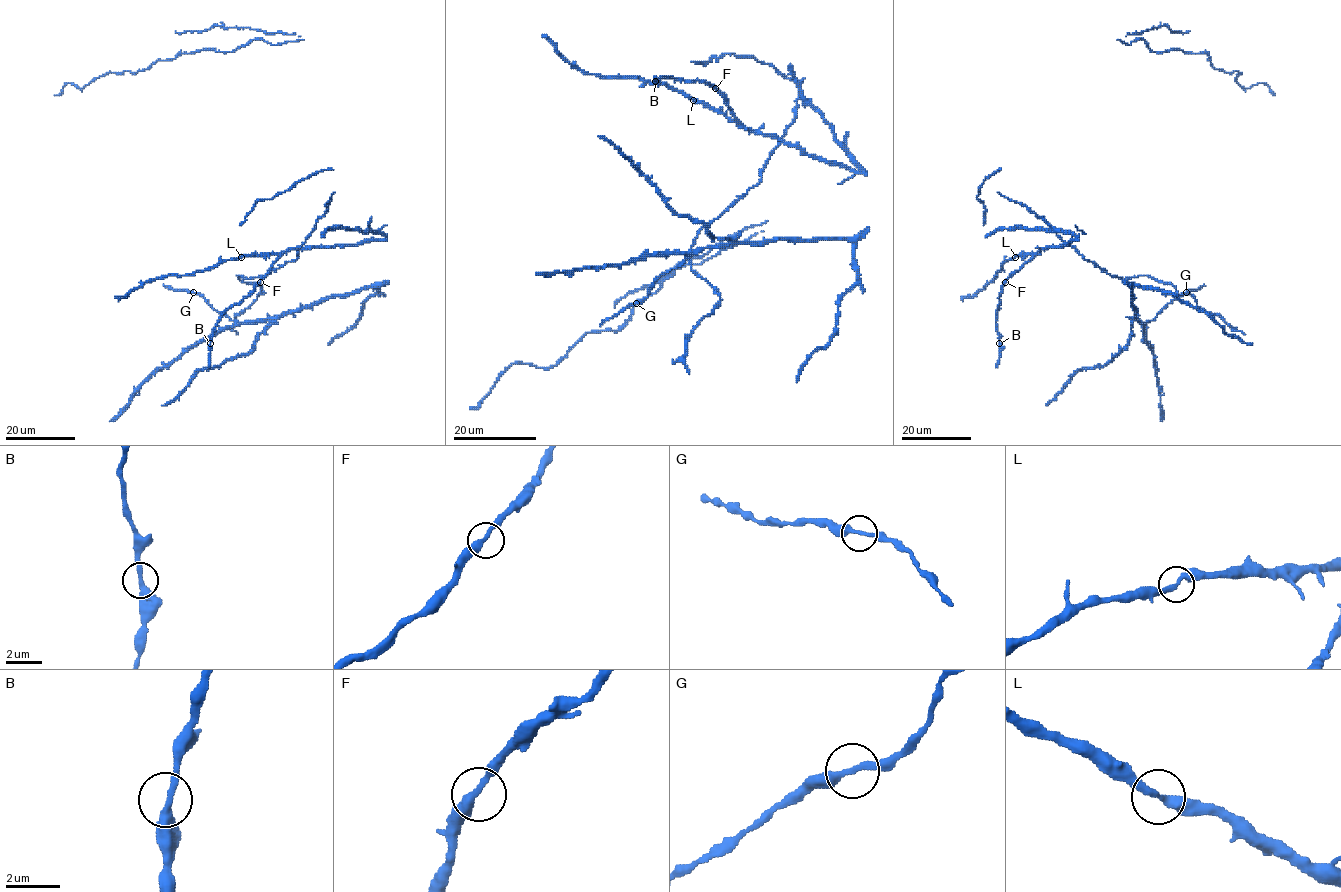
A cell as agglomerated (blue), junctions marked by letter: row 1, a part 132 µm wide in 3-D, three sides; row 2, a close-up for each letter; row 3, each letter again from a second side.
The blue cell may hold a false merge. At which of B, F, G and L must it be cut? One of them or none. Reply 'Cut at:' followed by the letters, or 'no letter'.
Cut at: no letter

